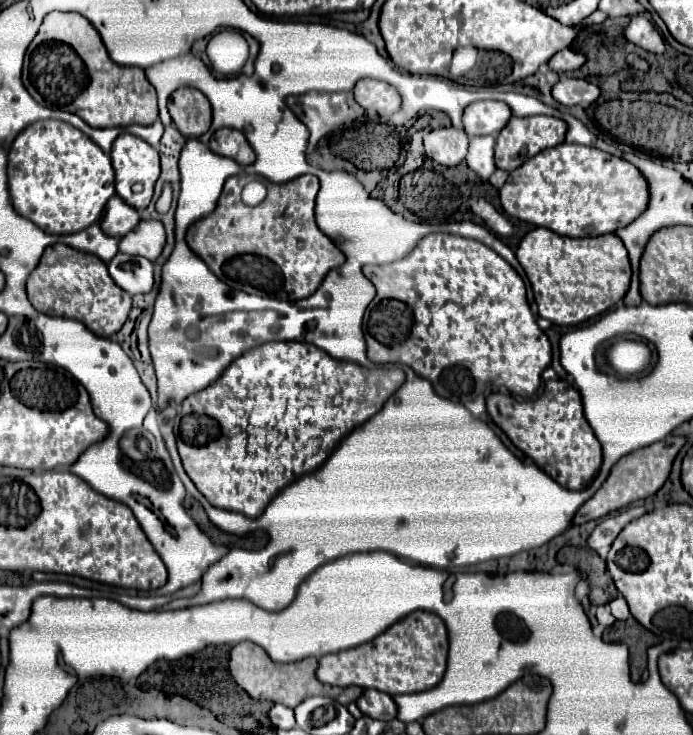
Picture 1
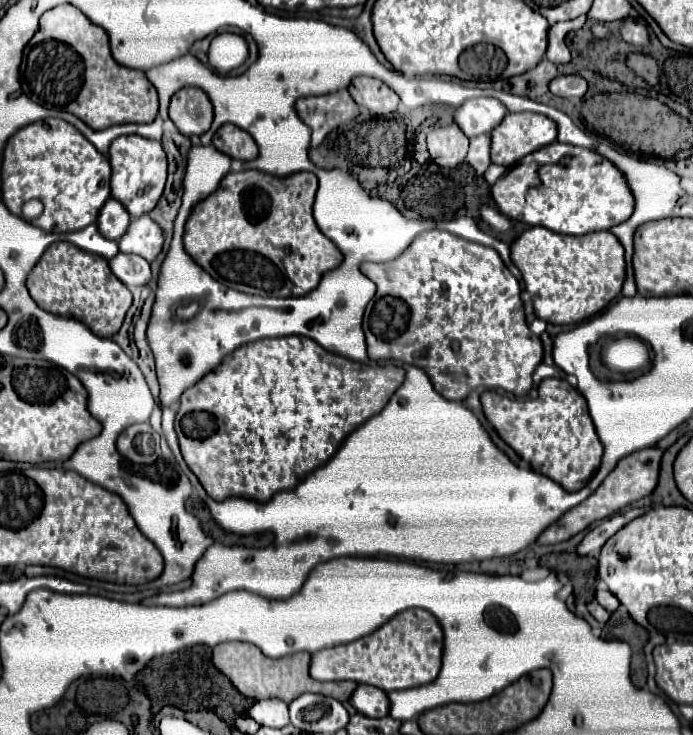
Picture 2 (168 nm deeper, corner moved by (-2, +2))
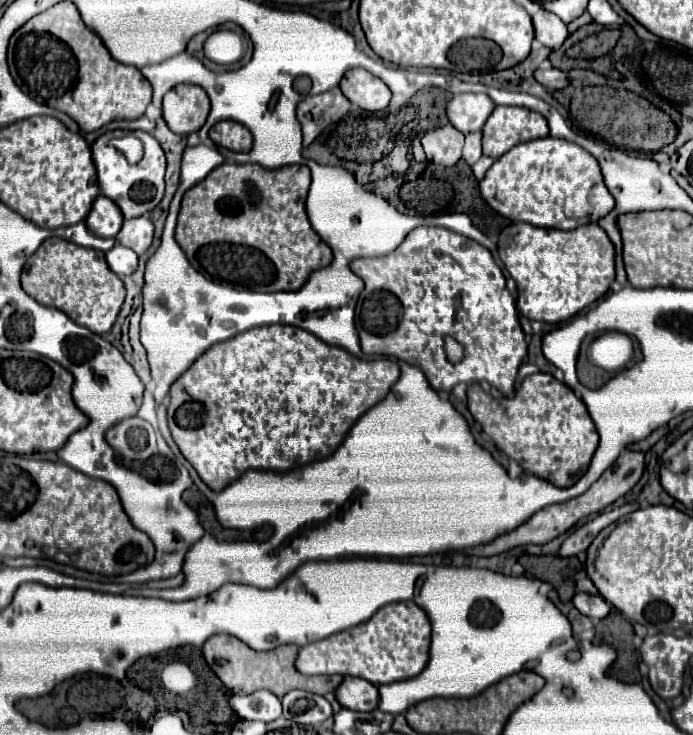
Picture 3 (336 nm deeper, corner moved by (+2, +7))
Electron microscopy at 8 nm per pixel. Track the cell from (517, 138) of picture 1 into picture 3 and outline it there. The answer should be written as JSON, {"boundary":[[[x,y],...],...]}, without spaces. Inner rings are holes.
{"boundary":[[[496,106],[484,124],[484,154],[504,156],[512,146],[548,136],[548,122],[542,114],[518,106]]]}

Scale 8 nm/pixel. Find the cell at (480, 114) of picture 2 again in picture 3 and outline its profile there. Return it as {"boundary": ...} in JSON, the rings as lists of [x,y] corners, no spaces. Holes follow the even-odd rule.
{"boundary":[[[460,94],[448,102],[448,120],[460,132],[478,132],[492,114],[496,104],[486,94]]]}

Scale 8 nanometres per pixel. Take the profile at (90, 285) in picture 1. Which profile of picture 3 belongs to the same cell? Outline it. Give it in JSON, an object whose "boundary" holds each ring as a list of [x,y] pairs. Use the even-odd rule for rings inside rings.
{"boundary":[[[48,238],[22,270],[22,288],[36,302],[66,312],[74,322],[86,326],[94,334],[110,332],[126,290],[122,280],[108,268],[104,252],[82,248],[62,238]]]}

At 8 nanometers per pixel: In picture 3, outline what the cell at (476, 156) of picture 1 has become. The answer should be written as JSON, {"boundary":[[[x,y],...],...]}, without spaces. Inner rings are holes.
{"boundary":[[[472,132],[472,134],[466,134],[466,144],[464,144],[464,160],[472,166],[474,162],[480,160],[482,156],[482,132]]]}

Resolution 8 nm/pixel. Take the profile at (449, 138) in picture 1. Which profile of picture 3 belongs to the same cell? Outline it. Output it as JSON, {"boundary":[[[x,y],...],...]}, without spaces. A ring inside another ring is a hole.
{"boundary":[[[446,124],[442,128],[426,132],[422,136],[422,146],[428,160],[442,166],[454,166],[462,156],[464,134],[454,126]]]}

